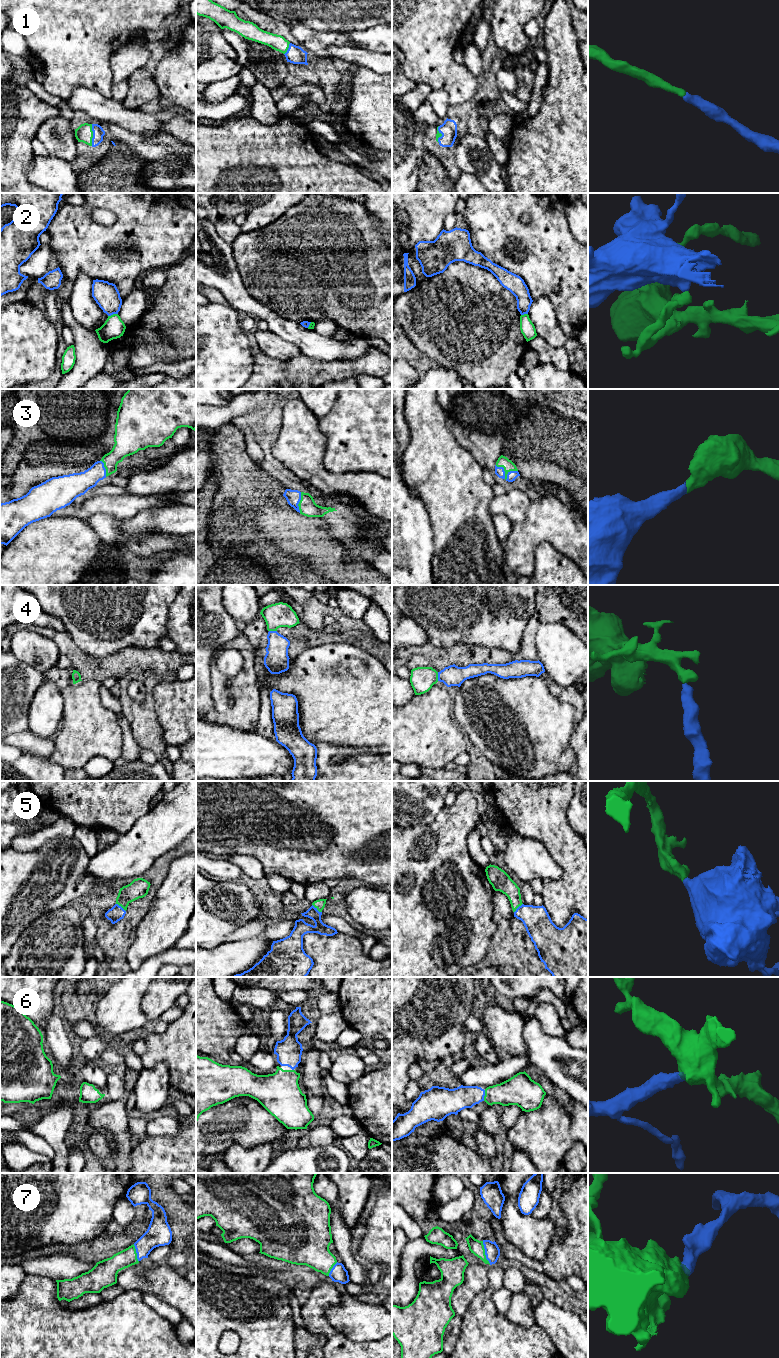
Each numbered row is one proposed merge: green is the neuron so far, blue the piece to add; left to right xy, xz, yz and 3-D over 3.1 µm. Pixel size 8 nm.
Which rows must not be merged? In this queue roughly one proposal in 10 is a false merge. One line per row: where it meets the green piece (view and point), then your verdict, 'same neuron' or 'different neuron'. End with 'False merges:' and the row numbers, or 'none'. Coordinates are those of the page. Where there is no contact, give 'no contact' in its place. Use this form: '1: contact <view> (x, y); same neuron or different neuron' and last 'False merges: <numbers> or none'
1: contact xy (92, 135); same neuron
2: contact xy (113, 314); different neuron
3: contact yz (505, 473); same neuron
4: contact yz (437, 676); same neuron
5: contact xz (317, 909); same neuron
6: contact yz (485, 1095); same neuron
7: contact yz (484, 1253); same neuron
False merges: 2

